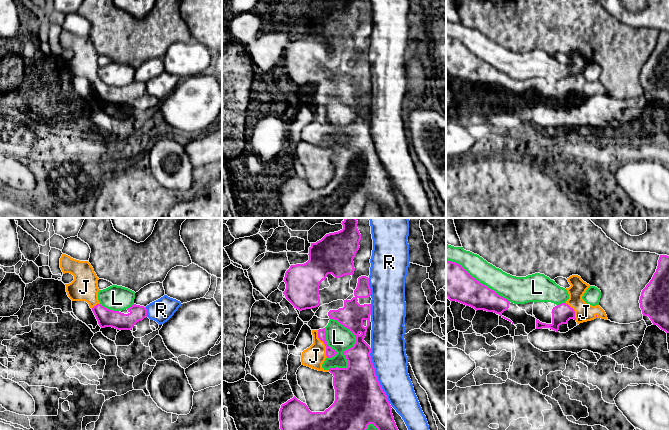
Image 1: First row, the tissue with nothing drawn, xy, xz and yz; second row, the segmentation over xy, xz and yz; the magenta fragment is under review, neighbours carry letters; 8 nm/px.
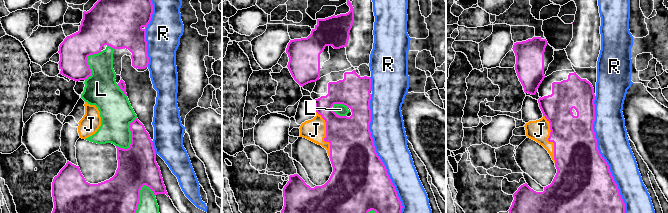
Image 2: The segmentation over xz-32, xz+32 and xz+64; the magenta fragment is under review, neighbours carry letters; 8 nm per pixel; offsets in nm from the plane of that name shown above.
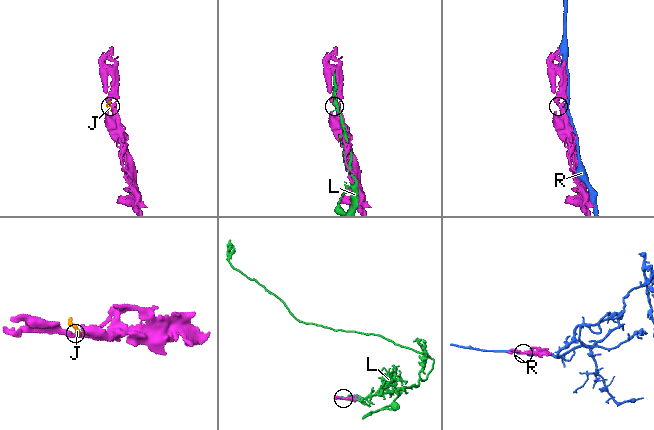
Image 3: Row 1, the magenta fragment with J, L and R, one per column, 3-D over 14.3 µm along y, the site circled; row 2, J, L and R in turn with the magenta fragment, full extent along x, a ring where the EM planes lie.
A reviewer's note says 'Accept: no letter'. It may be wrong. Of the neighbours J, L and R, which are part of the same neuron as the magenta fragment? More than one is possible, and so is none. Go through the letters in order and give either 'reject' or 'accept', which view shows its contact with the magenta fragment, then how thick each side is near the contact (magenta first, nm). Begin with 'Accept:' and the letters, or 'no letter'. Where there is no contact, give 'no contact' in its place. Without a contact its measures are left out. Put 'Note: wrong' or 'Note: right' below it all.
Accept: J
J: accept | xz | 70/170 nm
L: reject | xz | 220/200 nm
R: reject | xz | 400/280 nm
Note: wrong

